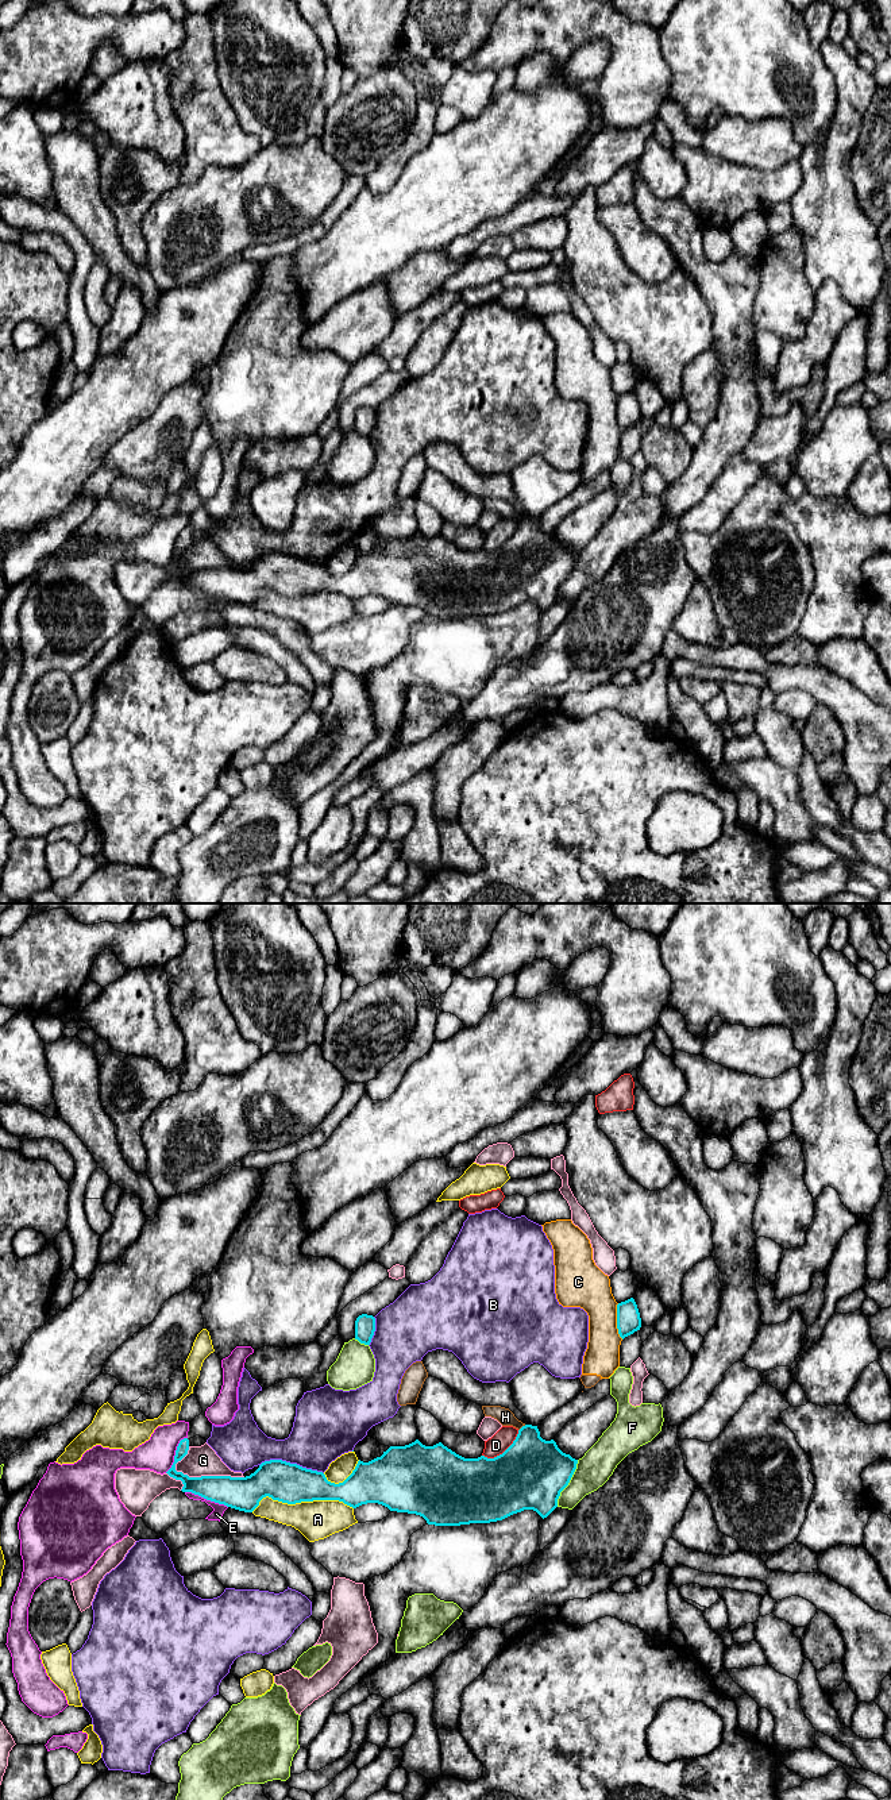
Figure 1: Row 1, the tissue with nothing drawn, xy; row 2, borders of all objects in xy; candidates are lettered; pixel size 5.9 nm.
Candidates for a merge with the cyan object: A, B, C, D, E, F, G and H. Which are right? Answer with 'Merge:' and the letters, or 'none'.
Merge: none

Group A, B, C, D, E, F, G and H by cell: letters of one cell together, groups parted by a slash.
A / B / C H / D / E / F / G

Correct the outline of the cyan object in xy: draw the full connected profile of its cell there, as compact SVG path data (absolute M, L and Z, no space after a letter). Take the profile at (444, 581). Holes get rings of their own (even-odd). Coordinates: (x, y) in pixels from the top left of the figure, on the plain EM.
M532 517L522 519L513 536L494 551L464 551L441 535L425 539L416 532L405 539L390 539L381 550L369 555L359 552L352 566L339 577L328 574L323 564L282 552L265 554L246 570L189 570L176 563L176 556L188 543L189 532L184 531L166 566L182 574L182 585L192 585L239 604L252 605L266 589L288 597L339 593L352 601L378 595L390 604L420 608L428 617L435 618L490 616L524 602L533 602L544 612L558 600L560 585L568 578L578 556L578 552L563 546L554 532L543 532L537 519Z

